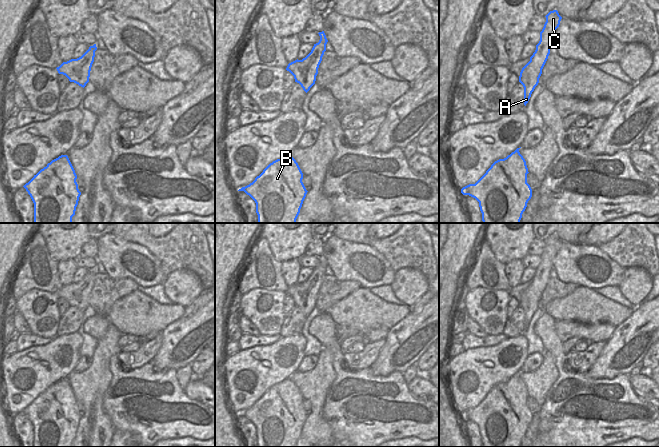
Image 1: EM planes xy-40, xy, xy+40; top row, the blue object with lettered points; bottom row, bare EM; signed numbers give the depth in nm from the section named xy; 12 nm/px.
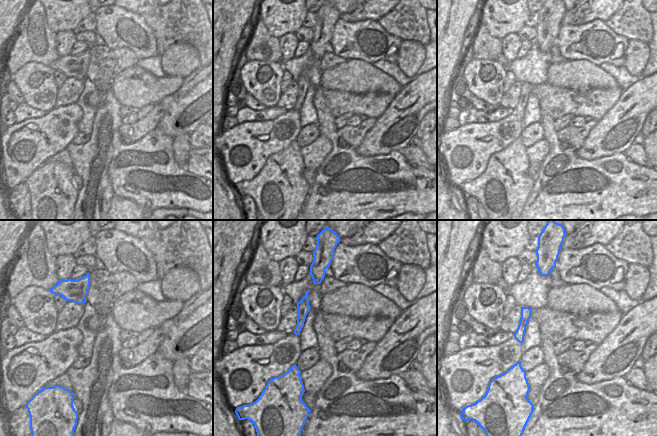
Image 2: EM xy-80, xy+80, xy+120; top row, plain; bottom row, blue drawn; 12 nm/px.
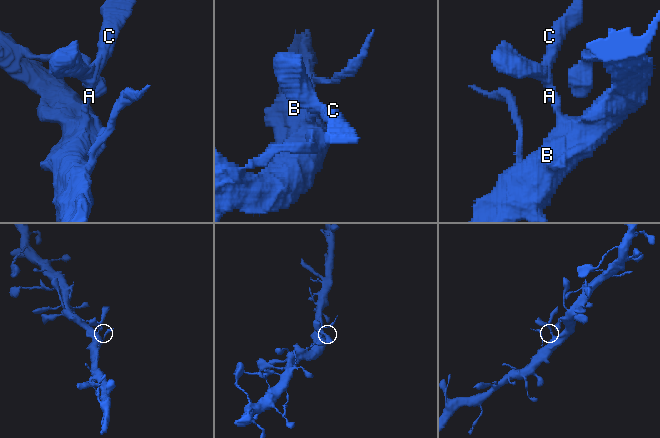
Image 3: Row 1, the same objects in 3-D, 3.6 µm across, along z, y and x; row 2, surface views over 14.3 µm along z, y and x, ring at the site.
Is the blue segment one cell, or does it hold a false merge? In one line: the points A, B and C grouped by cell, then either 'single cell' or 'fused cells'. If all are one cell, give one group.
A B C | single cell

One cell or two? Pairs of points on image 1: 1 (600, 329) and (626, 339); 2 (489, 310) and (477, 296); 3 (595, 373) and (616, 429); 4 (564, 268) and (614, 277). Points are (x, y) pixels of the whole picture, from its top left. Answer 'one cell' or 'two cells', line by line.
1: two cells
2: one cell
3: two cells
4: one cell

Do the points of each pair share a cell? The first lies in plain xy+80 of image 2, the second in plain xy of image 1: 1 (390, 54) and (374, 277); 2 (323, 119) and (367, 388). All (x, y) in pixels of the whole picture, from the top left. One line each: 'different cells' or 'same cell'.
1: same cell
2: same cell

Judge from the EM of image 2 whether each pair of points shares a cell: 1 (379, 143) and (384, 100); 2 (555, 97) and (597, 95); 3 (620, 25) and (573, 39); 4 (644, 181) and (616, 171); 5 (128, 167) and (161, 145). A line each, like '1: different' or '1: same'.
1: different
2: same
3: different
4: same
5: same

